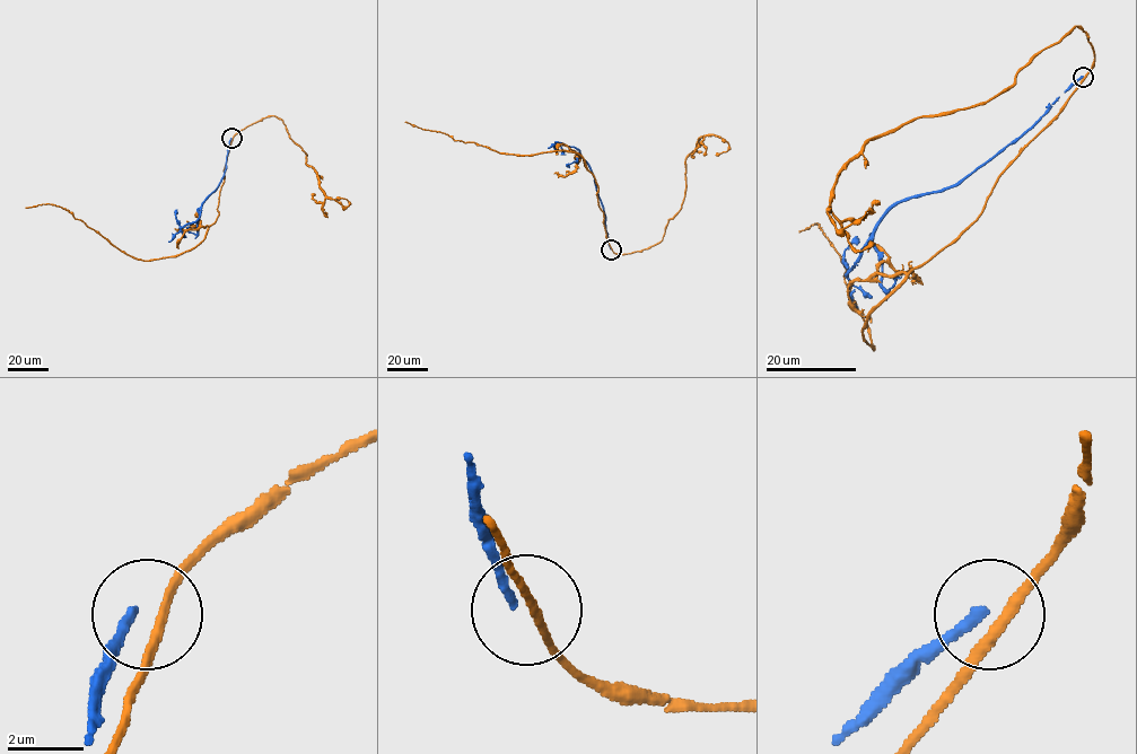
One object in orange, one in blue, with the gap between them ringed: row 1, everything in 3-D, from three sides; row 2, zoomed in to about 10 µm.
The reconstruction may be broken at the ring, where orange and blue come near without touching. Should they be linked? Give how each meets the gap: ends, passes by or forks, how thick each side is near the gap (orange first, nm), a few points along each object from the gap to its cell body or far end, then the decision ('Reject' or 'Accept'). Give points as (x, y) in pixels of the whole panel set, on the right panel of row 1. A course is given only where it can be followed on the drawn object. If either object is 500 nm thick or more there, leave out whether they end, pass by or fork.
At the ring orange passes by. At the ring blue ends. Thickness 260 nm (orange) against 240 nm. Course of orange: (1083, 77), (1002, 174), (981, 213), (868, 315), (863, 338), (873, 349), (840, 256), (816, 222), (798, 231). Course of blue: (1082, 76), (1007, 145), (954, 184), (898, 202), (877, 225), (873, 238), (847, 274), (843, 252), (857, 236). Reject

